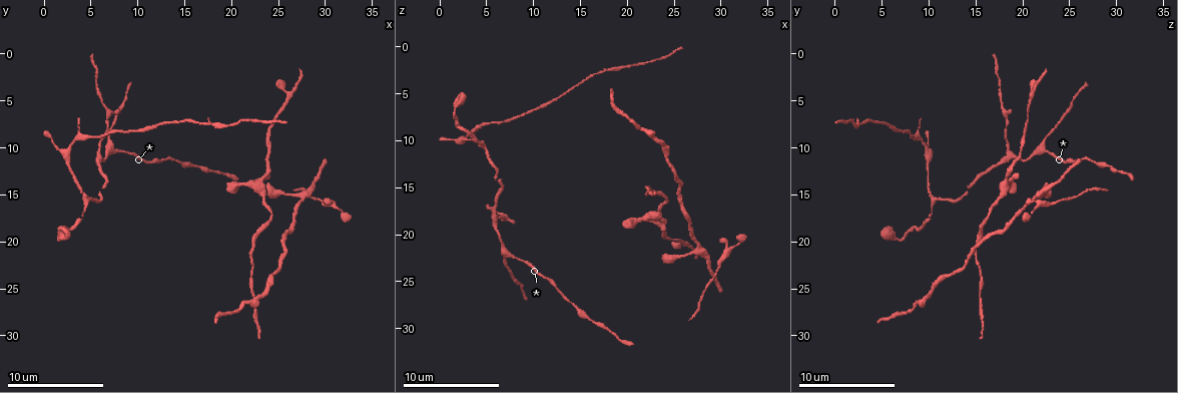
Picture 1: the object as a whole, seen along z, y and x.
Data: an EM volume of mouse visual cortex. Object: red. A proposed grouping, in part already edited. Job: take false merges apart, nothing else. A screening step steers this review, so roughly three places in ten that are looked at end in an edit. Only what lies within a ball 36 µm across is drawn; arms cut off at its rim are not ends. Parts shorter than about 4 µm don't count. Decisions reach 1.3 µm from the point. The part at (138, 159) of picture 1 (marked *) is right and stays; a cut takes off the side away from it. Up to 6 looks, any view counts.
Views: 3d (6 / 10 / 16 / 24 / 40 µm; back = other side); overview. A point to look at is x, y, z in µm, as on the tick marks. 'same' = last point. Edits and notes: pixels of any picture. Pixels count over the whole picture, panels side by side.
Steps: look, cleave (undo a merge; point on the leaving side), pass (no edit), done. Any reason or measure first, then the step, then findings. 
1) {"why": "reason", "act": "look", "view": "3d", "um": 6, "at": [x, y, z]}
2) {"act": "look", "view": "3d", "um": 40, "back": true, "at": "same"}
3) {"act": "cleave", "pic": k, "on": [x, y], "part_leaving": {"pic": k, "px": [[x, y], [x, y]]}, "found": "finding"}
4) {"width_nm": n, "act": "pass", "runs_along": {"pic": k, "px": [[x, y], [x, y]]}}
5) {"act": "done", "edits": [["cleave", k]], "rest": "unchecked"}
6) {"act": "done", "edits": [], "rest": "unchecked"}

{"why": "three-way junction", "act": "look", "view": "3d", "um": 10, "at": [6.0, 10.8, 18.4]}

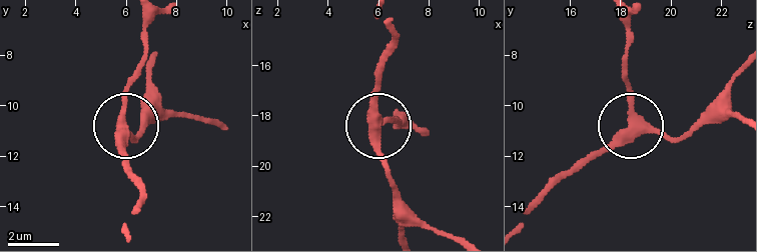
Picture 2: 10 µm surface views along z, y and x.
{"act": "pass", "runs_along": {"pic": 2, "px": [[203, 120], [160, 118], [139, 137], [126, 122], [139, 62]]}, "found": "continuous, no second cell"}

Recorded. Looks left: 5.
{"why": "branch point", "act": "look", "view": "3d", "um": 10, "at": [4.2, 15.6, 10.4]}

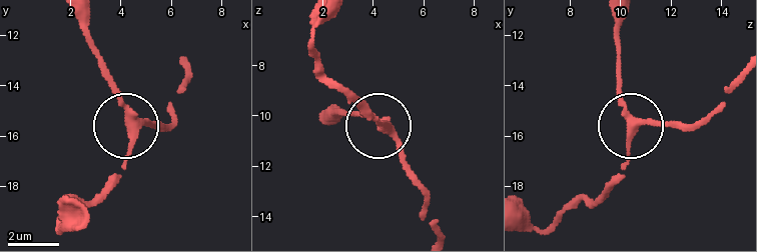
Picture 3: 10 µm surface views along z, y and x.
{"side_arm_um": 9, "arms": 3, "act": "pass", "found": "one cell here"}

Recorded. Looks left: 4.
{"why": "two arms in line, one across", "act": "look", "view": "3d", "um": 10, "at": [23.2, 13.4, 18.0]}

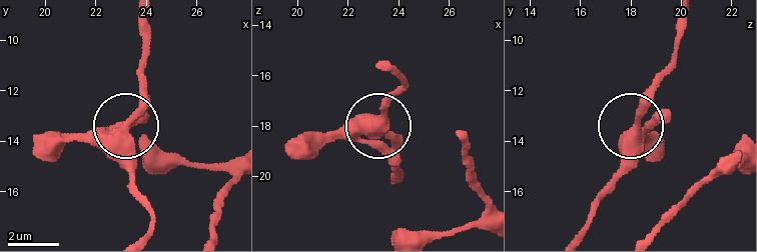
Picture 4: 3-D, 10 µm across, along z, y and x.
{"act": "pass", "found": "one cell here"}

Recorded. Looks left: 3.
{"act": "done", "edits": [], "rest": "unchecked"}

